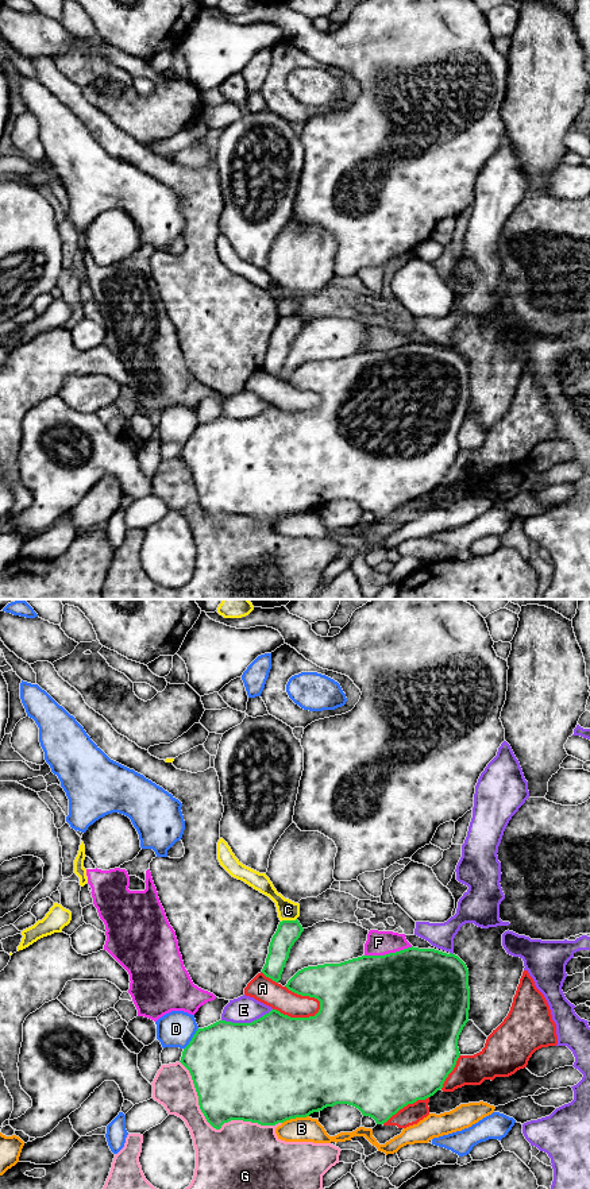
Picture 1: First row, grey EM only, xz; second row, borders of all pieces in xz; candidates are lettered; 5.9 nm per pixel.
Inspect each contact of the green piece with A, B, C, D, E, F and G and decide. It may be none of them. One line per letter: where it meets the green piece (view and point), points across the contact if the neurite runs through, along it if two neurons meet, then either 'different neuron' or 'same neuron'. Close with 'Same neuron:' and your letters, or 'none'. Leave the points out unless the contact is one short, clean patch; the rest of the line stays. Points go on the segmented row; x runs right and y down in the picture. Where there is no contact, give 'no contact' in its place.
A: contact xz (300, 1018); different neuron
B: contact xz (294, 1118); different neuron
C: contact xz (288, 921); different neuron
D: contact xz (192, 1038); different neuron
E: contact xz (246, 1023); different neuron
F: contact xz (389, 953); different neuron
G: contact xz (215, 1127); different neuron
Same neuron: none

